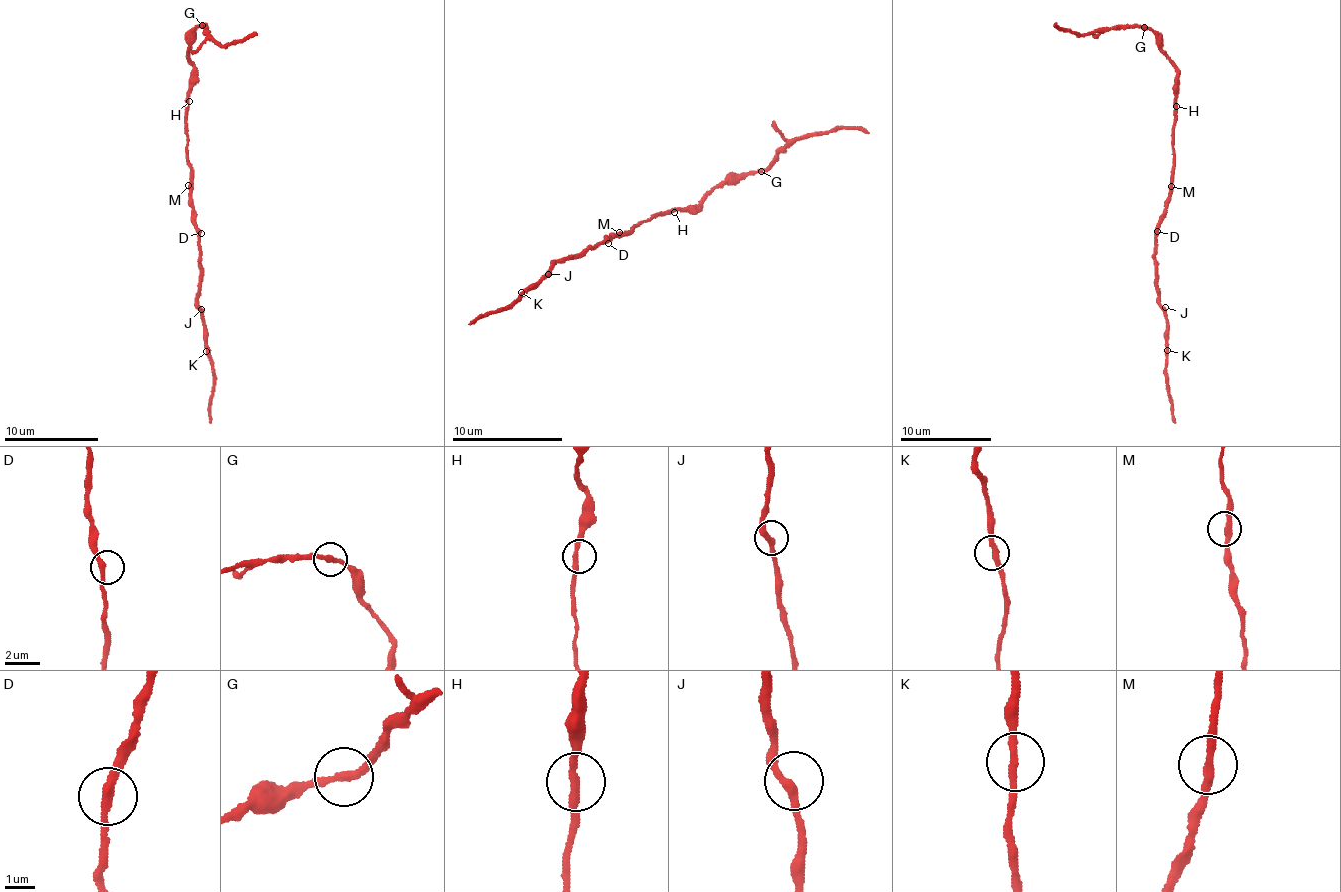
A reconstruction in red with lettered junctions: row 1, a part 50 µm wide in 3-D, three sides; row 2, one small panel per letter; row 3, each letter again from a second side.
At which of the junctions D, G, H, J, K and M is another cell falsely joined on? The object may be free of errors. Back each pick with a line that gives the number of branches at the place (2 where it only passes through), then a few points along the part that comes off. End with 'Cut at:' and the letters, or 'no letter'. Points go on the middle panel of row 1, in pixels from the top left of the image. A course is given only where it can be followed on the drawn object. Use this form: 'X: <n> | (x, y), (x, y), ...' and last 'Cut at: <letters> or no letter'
Cut at: no letter

